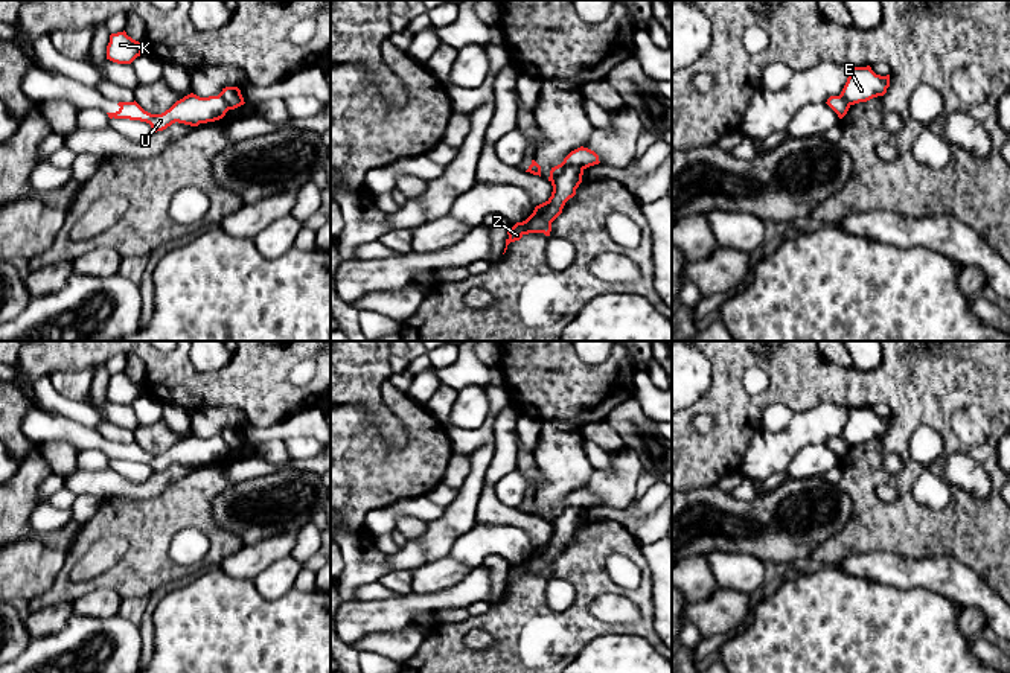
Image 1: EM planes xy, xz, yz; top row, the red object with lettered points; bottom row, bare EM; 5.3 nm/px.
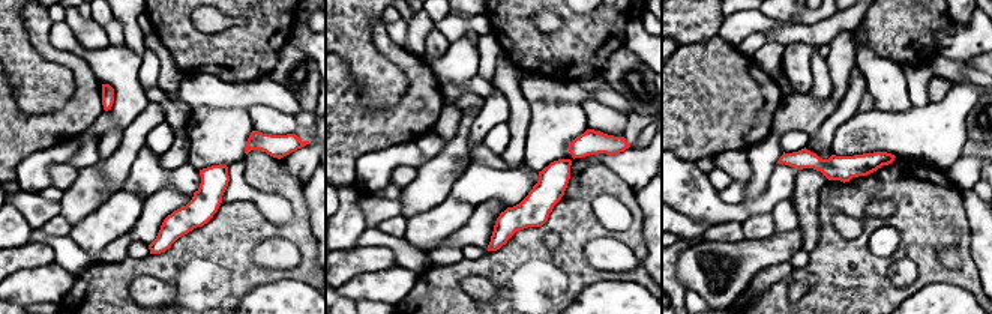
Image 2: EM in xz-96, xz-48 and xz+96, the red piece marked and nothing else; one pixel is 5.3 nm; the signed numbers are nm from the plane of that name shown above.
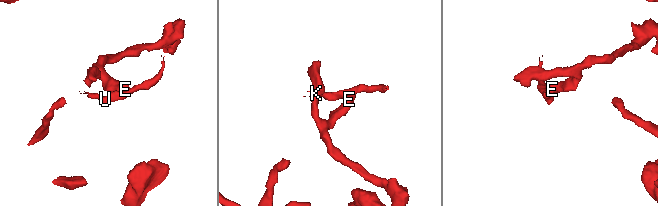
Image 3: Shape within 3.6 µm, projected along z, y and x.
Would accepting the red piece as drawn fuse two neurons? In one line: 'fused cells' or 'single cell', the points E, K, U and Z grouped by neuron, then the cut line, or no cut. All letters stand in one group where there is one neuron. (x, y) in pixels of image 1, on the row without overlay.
fused cells; E K Z / U; cut in xz along (582, 509), (567, 507), (552, 523)

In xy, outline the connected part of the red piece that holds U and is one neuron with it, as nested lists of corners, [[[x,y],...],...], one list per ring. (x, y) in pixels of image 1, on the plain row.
[[[193,434],[177,442],[169,451],[161,455],[145,452],[136,442],[119,443],[120,449],[116,454],[107,454],[110,460],[140,461],[151,466],[152,472],[163,472],[172,464],[184,464],[198,467],[200,464],[215,463],[225,457],[230,451],[222,437],[200,439]]]

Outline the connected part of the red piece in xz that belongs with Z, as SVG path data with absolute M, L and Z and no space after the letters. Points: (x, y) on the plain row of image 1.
M568 507L553 522L551 537L535 548L533 554L523 563L516 563L512 569L507 569L509 579L506 580L506 589L510 583L519 582L529 574L544 574L550 577L551 563L562 554L565 544L576 536L576 530L582 524L583 510Z

